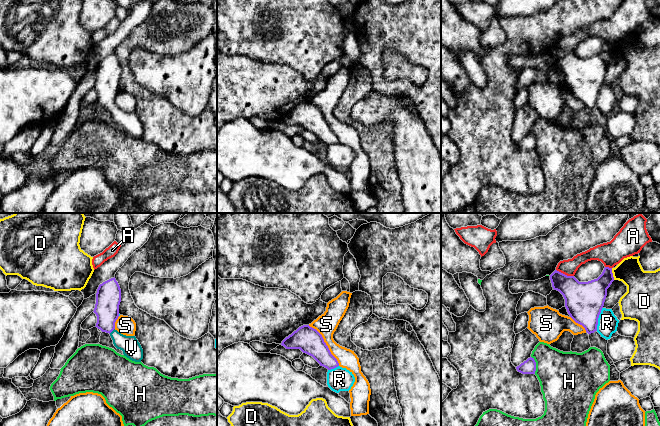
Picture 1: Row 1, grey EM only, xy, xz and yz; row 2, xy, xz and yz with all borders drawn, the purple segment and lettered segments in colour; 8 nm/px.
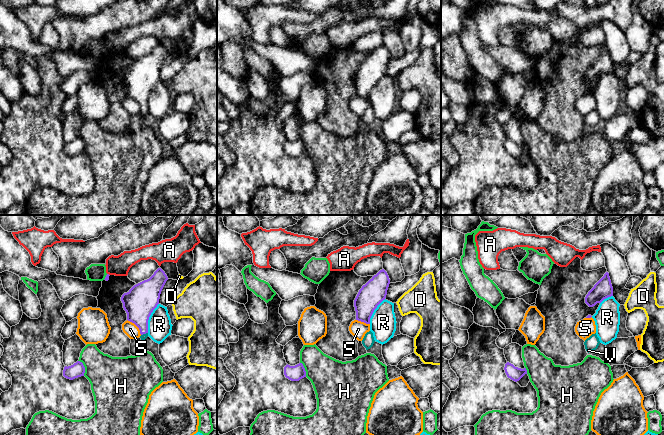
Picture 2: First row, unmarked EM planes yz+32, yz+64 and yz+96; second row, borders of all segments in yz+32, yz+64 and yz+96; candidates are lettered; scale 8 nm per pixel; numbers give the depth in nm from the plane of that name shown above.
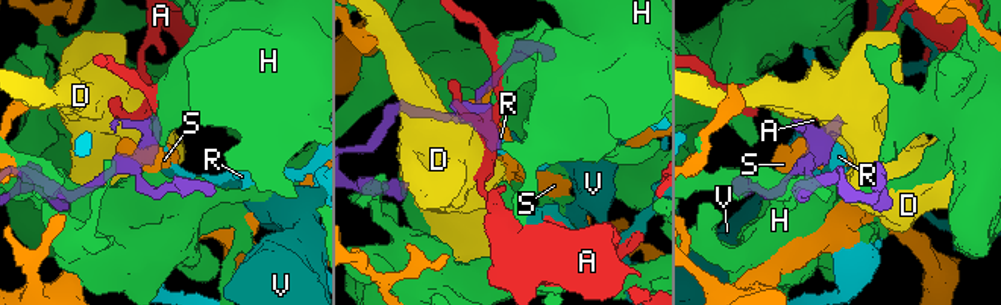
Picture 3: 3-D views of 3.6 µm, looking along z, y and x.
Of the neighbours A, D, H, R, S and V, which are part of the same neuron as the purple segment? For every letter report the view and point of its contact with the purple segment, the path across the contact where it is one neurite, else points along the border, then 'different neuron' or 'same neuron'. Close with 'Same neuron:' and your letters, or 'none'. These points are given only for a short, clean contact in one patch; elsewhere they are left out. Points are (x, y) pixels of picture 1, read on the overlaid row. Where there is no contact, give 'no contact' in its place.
A: yz (564, 274) | different neuron
D: yz (612, 274) | along yz (611, 268), (614, 279) | different neuron
H: yz (535, 365) | different neuron
R: yz (597, 319) | along yz (602, 307), (596, 330) | different neuron
S: xz (325, 344) | different neuron
V: xy (111, 331) | across xy (108, 300), (108, 326), (111, 331), (131, 348) | same neuron
Same neuron: V

